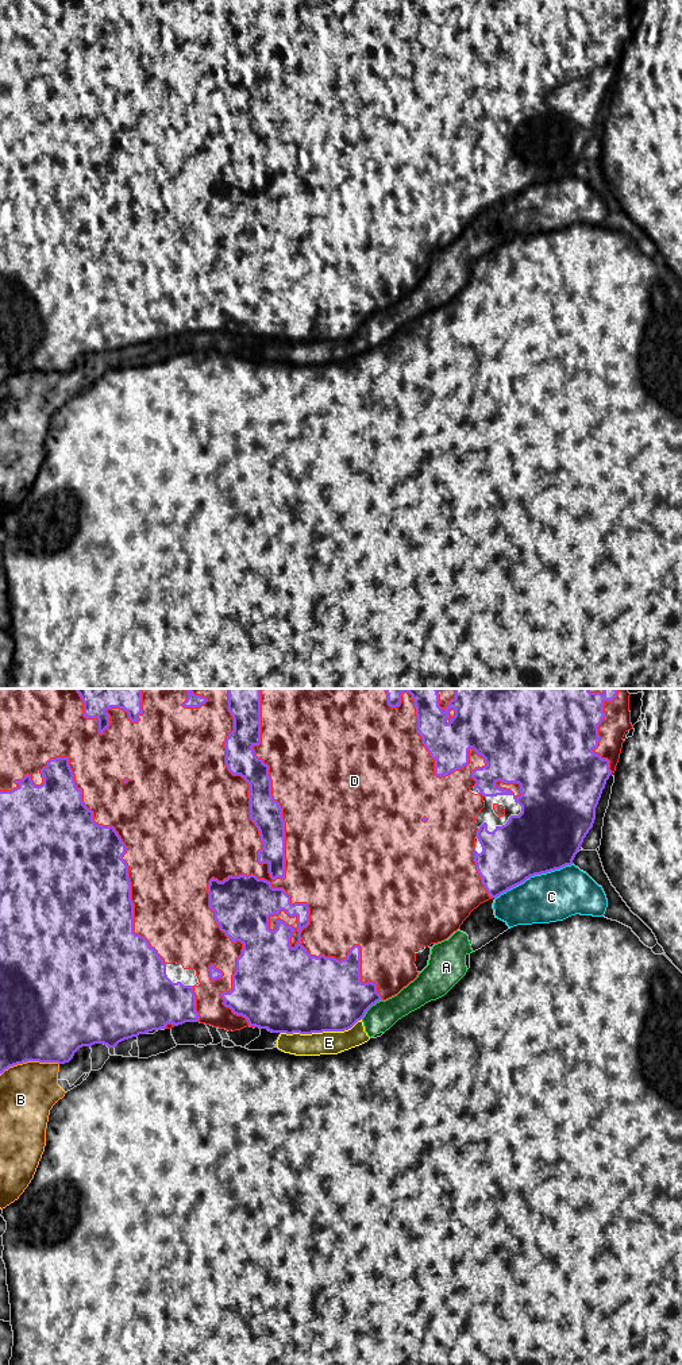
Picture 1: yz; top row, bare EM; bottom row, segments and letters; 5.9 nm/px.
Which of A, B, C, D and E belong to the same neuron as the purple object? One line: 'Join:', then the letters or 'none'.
Join: D

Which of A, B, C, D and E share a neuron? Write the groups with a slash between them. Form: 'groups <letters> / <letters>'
groups A E / B / C / D

